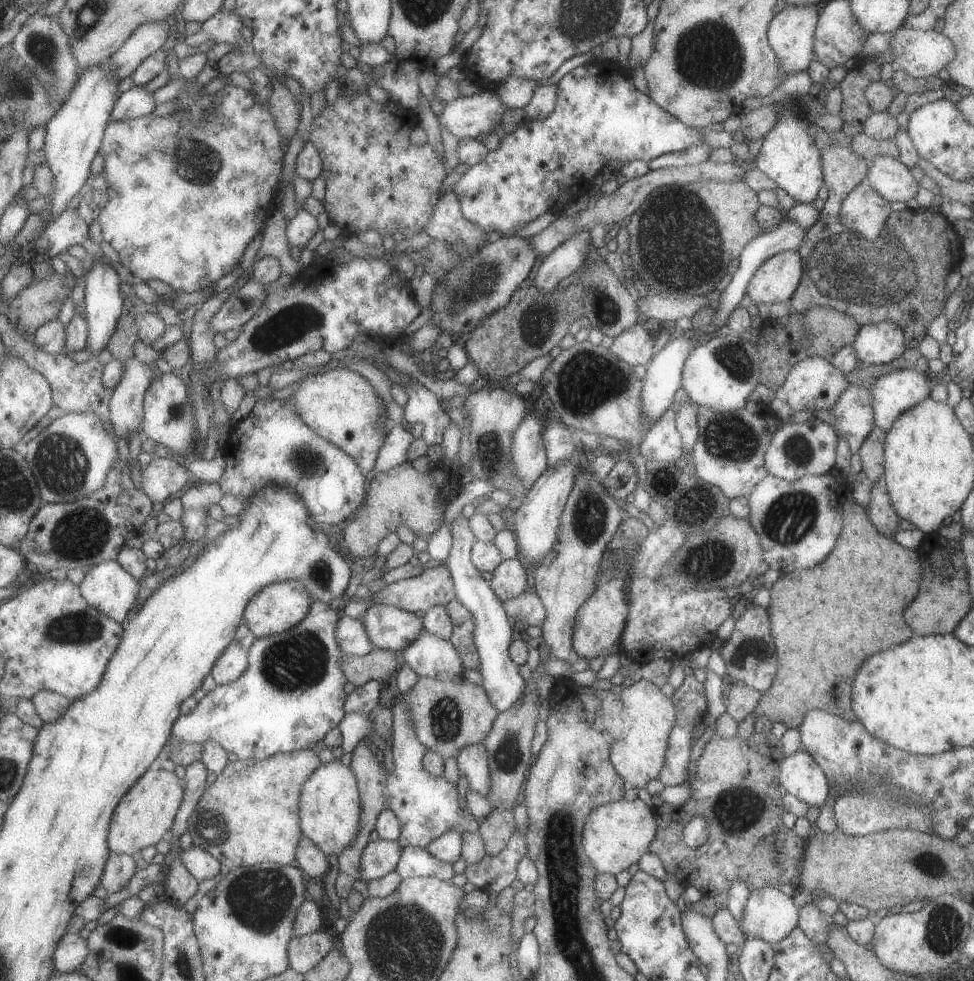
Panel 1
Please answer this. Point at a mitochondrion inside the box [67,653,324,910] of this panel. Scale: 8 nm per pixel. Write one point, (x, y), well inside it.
(214, 830)

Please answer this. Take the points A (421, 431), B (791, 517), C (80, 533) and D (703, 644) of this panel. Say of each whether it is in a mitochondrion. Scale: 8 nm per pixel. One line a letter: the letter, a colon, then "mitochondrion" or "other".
A: other
B: mitochondrion
C: mitochondrion
D: other

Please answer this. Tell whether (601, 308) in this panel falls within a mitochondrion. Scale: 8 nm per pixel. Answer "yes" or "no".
yes

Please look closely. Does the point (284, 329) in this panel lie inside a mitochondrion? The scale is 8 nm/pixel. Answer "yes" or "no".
yes

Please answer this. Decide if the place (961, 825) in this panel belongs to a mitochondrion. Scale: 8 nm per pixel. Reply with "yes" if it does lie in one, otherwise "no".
no

